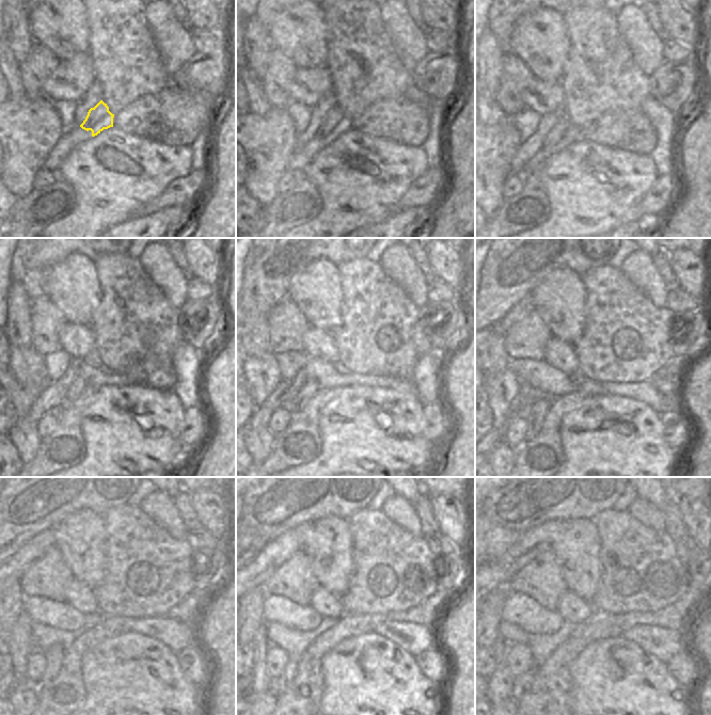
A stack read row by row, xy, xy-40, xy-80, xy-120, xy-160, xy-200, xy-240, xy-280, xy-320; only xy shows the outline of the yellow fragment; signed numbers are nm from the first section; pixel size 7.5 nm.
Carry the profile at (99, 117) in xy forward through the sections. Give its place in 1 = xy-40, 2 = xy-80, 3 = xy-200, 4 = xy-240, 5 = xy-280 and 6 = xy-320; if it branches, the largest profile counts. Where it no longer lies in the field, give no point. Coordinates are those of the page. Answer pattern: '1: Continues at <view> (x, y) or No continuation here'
1: Continues at xy-40 (334, 123)
2: Continues at xy-80 (564, 133)
3: Continues at xy-200 (533, 413)
4: Continues at xy-240 (54, 655)
5: Continues at xy-280 (285, 679)
6: Continues at xy-320 (522, 683).

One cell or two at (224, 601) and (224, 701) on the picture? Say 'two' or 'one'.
one

